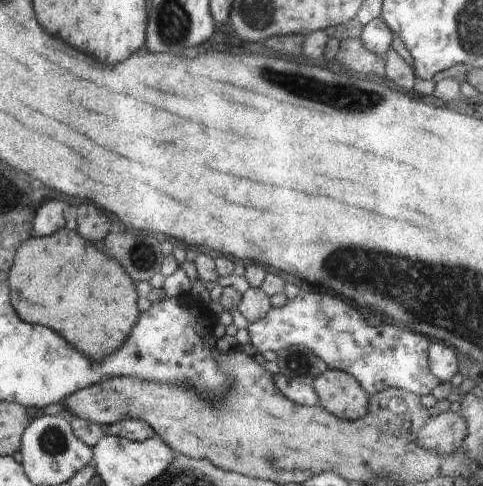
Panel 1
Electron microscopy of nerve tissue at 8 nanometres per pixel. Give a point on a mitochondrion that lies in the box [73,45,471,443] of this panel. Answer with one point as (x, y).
(342, 96)

